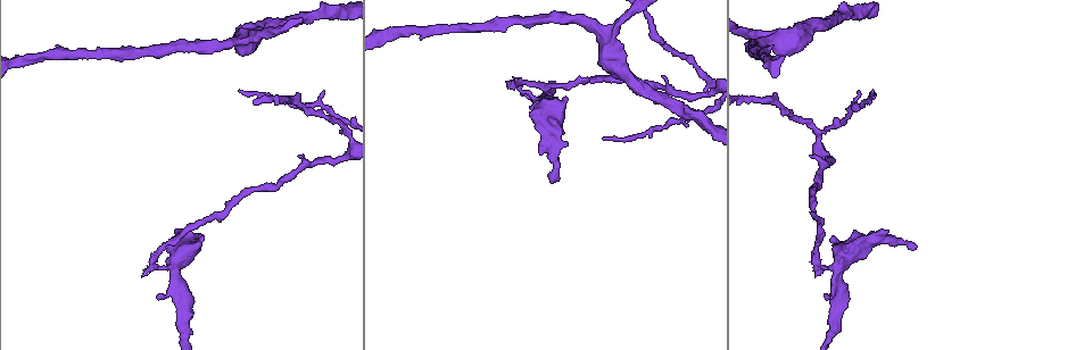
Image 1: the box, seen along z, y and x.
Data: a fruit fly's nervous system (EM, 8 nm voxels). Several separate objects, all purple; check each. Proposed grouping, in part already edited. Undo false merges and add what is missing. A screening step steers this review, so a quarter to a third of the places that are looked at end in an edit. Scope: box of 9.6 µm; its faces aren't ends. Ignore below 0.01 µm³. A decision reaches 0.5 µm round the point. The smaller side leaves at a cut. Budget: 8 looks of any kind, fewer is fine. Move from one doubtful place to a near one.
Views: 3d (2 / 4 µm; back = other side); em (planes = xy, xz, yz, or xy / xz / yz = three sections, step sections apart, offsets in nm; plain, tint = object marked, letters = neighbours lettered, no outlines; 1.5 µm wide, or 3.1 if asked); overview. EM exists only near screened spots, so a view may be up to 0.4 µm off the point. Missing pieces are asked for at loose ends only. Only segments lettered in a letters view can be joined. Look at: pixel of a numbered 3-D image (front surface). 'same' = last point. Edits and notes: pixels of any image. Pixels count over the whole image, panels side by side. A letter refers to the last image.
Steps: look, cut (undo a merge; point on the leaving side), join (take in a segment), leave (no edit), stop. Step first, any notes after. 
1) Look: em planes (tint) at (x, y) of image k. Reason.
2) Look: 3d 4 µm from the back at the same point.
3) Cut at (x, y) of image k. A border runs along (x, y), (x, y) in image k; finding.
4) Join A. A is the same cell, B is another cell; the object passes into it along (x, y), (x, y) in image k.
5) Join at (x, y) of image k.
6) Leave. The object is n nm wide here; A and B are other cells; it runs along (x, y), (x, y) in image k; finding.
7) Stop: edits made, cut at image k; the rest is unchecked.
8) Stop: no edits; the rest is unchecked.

Look: em 3.1 µm planes (tint) at (605, 42) of image 1.

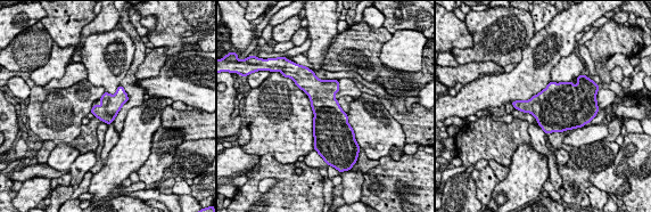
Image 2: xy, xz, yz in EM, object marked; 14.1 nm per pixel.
Look: em 3.1 µm planes (letters) at the same point.

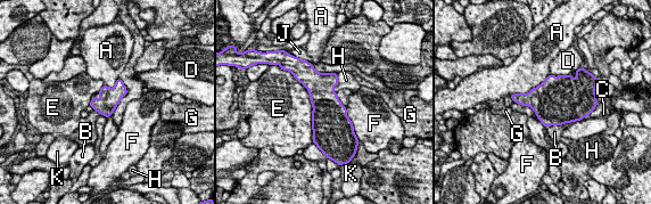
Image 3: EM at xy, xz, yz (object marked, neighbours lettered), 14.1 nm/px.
Leave. The object is 320 nm wide here; A, B, C, D, E, F, G, H, J and K are other cells; all the same neuron.

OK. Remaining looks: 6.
Look: em planes (plain) at (347, 156) of image 1. Sharp bend.

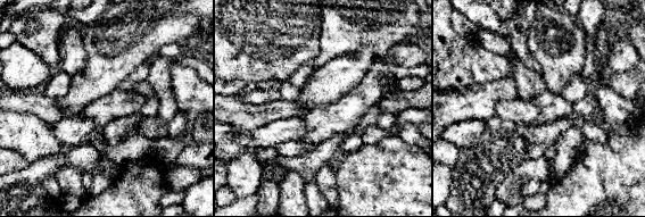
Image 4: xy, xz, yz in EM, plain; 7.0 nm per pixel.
Look: em planes (letters) at the same point. See the neighbours.

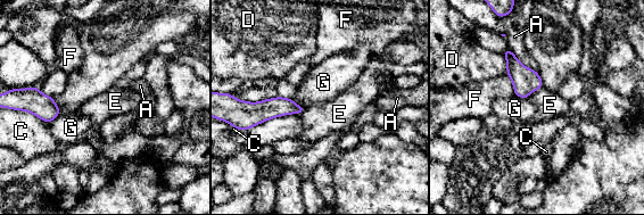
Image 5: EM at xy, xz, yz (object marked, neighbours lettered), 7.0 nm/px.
Leave. The longest contact is with A, 280 nm; A, C, D, E, F and G are other cells; a border runs along (506, 73), (515, 94) in image 5; continuous, no second neuron.

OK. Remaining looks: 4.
Look: 3d 2 µm at (568, 99) of image 1. Branch stops here.

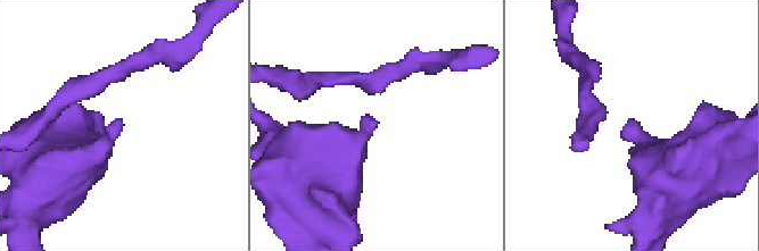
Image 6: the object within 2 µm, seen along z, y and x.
Look: em planes (tint) at (628, 118) of image 6.

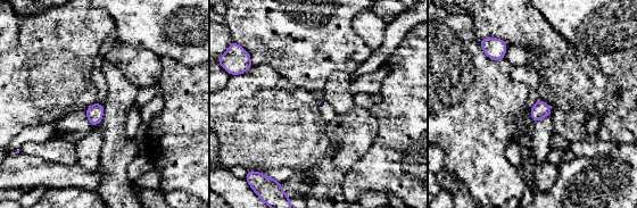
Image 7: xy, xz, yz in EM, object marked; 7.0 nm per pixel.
Look: em planes (letters) at the same point. See the neighbours.

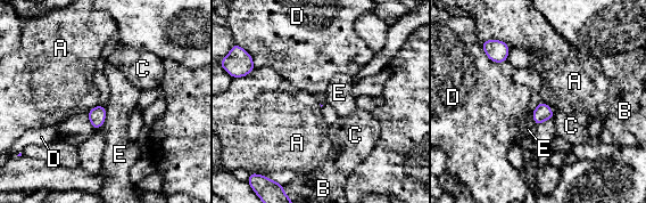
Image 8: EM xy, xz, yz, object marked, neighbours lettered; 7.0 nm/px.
Leave. A, B, C, D and E are other cells; a border runs along (493, 39), (499, 39), (510, 48) in image 8; no lettered segment goes on from it.

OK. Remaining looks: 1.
Stop: no edits; the rest is unchecked.

